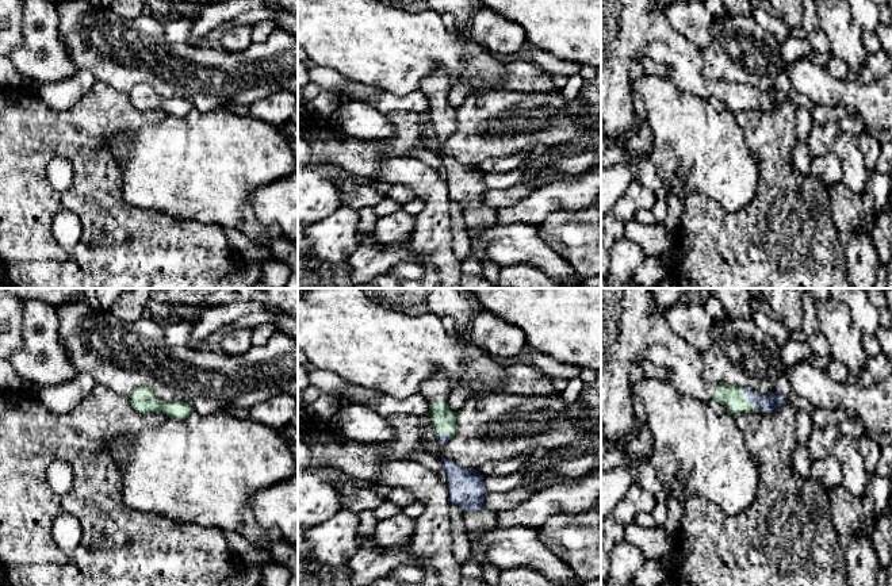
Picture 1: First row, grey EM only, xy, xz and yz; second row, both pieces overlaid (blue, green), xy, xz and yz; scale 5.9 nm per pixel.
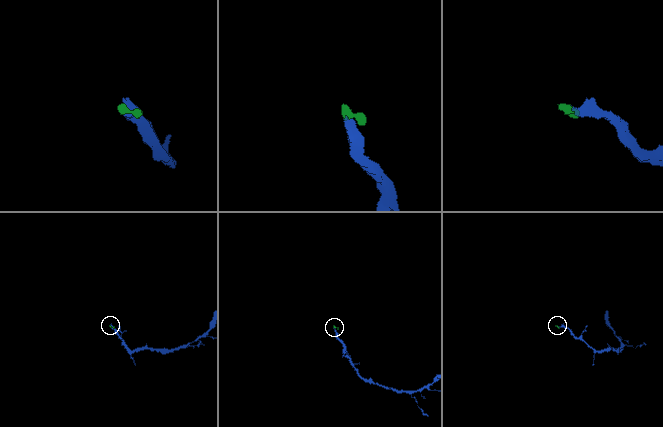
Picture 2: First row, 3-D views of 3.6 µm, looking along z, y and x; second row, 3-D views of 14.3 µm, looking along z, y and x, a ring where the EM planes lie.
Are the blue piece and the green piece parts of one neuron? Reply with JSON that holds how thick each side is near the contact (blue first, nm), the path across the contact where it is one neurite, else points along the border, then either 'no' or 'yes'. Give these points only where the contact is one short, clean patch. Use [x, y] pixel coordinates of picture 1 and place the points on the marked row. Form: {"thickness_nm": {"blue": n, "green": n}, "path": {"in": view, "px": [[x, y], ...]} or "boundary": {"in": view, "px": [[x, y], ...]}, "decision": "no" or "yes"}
{"thickness_nm": {"blue": 110, "green": 140}, "path": {"in": "yz", "px": [[769, 403], [747, 399], [732, 397]]}, "decision": "yes"}

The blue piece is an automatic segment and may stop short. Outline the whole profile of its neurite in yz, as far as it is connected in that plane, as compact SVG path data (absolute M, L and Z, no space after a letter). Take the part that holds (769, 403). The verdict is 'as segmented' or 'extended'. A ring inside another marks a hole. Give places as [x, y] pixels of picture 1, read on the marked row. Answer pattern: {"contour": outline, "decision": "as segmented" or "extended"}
{"contour": "M601 288L601 440L604 451L620 448L636 424L632 407L629 374L643 361L669 368L671 384L688 395L704 402L719 402L727 407L727 415L742 413L776 413L786 399L774 391L769 395L757 394L742 386L715 384L704 378L705 364L701 352L677 336L667 325L663 314L651 302L652 288Z", "decision": "extended"}

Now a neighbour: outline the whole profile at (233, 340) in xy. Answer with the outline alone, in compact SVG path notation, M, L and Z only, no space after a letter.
M227 326L219 333L221 352L242 355L252 346L252 328Z

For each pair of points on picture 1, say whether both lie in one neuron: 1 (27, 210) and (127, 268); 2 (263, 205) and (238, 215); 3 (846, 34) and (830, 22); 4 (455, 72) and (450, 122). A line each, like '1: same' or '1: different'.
1: same
2: different
3: same
4: different

